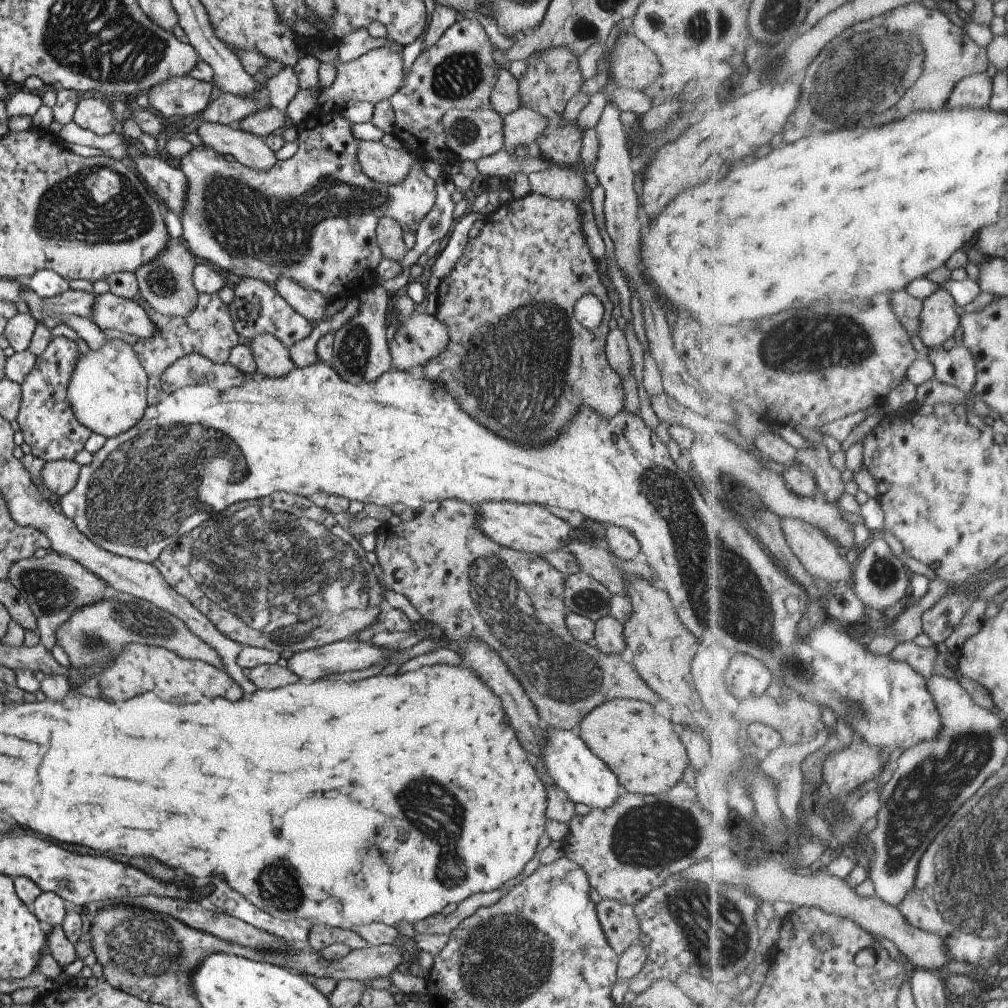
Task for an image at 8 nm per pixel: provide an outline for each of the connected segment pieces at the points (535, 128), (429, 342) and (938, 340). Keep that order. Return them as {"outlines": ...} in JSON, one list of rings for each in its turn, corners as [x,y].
{"outlines":[[[[519,107],[511,114],[502,115],[503,120],[503,149],[511,158],[516,158],[515,148],[527,146],[537,140],[537,136],[545,130],[547,120],[533,112],[531,108]]],[[[422,309],[415,310],[396,327],[388,342],[393,369],[407,371],[413,366],[423,366],[429,358],[439,356],[447,342],[449,330],[445,324]]],[[[945,286],[924,299],[919,336],[927,348],[941,348],[959,328],[957,301]]]]}

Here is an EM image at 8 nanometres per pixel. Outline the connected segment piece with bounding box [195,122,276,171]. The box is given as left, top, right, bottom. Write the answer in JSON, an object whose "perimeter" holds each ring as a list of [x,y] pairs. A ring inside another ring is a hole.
{"perimeter":[[[201,122],[195,132],[203,146],[215,150],[219,156],[233,156],[237,163],[243,164],[247,168],[253,168],[253,170],[257,171],[267,171],[273,168],[276,163],[273,152],[265,146],[260,137],[253,136],[253,134],[239,130],[239,128],[219,124],[219,122]]]}

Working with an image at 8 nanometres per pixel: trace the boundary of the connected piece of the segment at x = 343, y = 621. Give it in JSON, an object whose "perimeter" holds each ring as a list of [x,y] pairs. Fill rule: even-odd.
{"perimeter":[[[275,492],[266,496],[262,501],[241,501],[224,508],[217,514],[204,520],[200,525],[193,527],[189,532],[176,538],[176,542],[171,546],[163,548],[161,554],[151,562],[151,566],[161,574],[161,578],[173,589],[177,594],[184,596],[207,620],[215,626],[215,628],[230,638],[233,642],[239,643],[243,647],[257,647],[269,649],[279,653],[282,648],[286,648],[292,653],[314,649],[323,645],[331,644],[346,637],[355,638],[357,632],[365,630],[367,626],[371,626],[377,616],[379,616],[381,608],[380,604],[383,598],[383,590],[379,582],[376,567],[370,565],[365,559],[365,553],[351,533],[341,528],[333,519],[333,515],[325,508],[328,494],[323,492],[313,492],[307,497],[301,495],[285,494],[285,492]]]}

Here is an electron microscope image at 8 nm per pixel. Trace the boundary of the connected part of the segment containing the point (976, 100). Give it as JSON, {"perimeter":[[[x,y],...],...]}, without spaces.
{"perimeter":[[[985,72],[967,76],[957,83],[947,105],[951,108],[967,108],[967,106],[987,108],[993,94],[992,80],[993,78],[988,77]]]}

